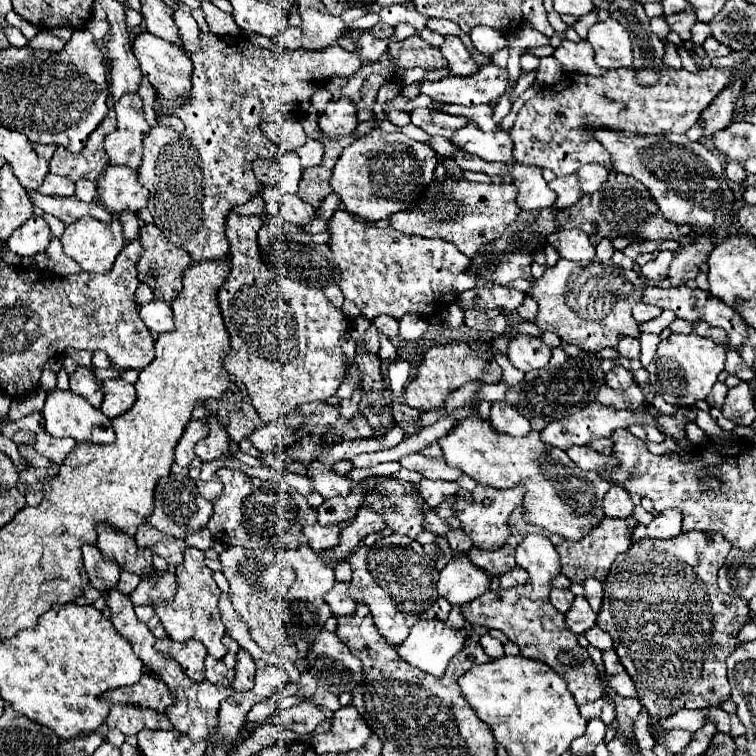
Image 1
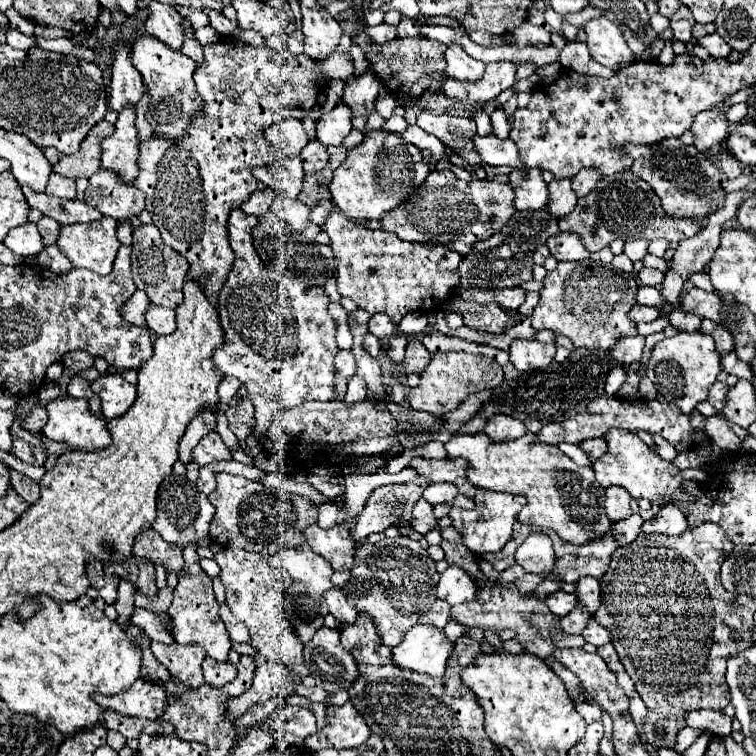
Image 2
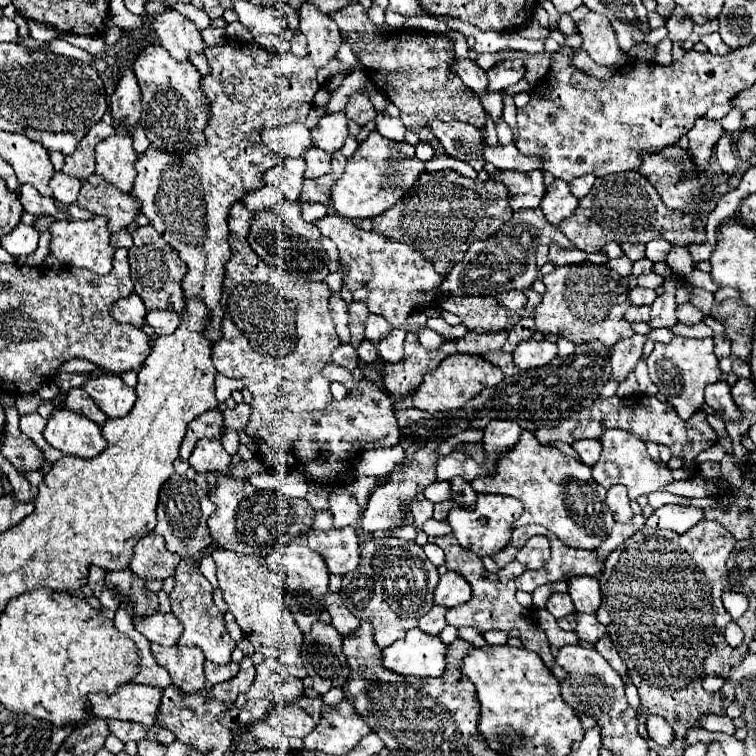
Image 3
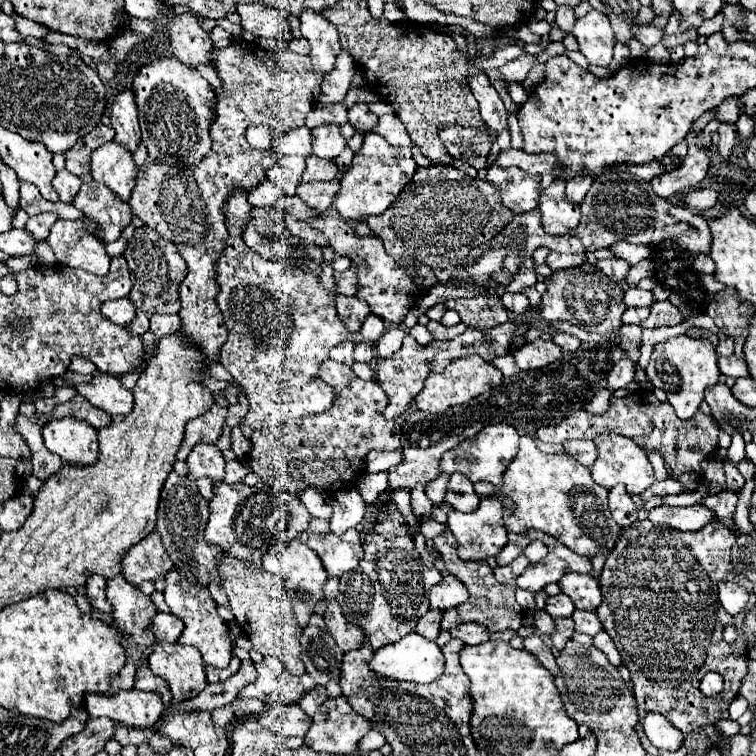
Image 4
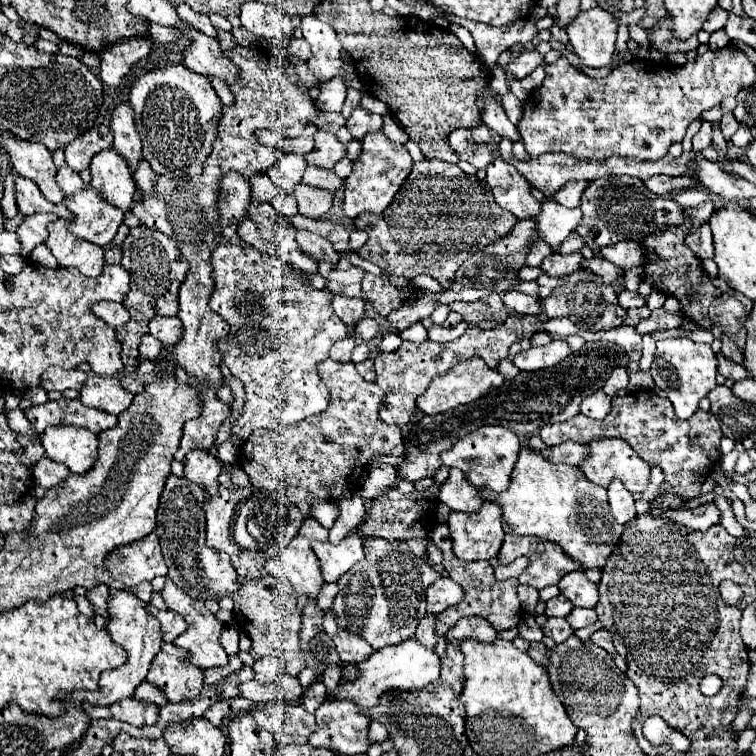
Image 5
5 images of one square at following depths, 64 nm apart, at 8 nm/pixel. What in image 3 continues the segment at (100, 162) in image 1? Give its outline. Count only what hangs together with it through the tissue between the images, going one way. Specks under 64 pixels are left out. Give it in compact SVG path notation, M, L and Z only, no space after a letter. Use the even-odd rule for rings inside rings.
M98 122L90 128L90 132L80 140L78 148L74 154L66 156L66 162L64 162L64 168L62 172L64 174L70 174L70 176L76 176L76 178L88 178L90 174L94 174L94 168L96 168L96 160L94 160L94 148L100 140L112 136L114 126L108 126L104 122Z

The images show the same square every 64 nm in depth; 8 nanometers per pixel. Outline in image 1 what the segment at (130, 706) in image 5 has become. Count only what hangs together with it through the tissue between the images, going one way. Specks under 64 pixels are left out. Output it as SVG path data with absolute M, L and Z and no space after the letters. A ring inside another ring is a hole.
M144 674L132 686L104 692L104 698L112 704L144 704L158 712L164 712L174 702L174 696L170 694L166 682L154 674Z

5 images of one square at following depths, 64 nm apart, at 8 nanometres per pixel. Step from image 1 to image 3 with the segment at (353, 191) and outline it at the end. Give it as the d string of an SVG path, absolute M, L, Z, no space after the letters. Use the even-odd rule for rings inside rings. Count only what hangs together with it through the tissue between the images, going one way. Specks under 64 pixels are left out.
M374 130L364 142L360 142L354 156L346 162L342 178L332 186L332 206L340 216L350 220L380 216L392 208L414 186L414 182L418 182L422 172L426 172L426 168L424 162L416 158L414 146L384 138Z

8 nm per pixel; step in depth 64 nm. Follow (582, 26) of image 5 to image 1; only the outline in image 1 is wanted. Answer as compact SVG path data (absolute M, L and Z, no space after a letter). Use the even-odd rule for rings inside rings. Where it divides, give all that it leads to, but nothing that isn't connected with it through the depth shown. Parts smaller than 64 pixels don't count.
M608 18L602 22L596 22L588 30L586 38L594 52L596 52L596 64L602 68L622 68L632 66L632 46L628 30L622 22Z

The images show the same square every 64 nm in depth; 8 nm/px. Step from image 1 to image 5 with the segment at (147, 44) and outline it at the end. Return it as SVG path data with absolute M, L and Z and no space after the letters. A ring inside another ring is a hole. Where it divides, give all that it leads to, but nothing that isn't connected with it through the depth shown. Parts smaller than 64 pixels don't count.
M184 64L152 68L134 82L128 102L132 102L136 112L136 128L140 128L142 136L142 156L150 162L154 172L164 172L164 176L194 176L202 172L204 160L212 152L212 144L216 140L216 124L222 112L222 102L210 86L208 78L192 72Z

